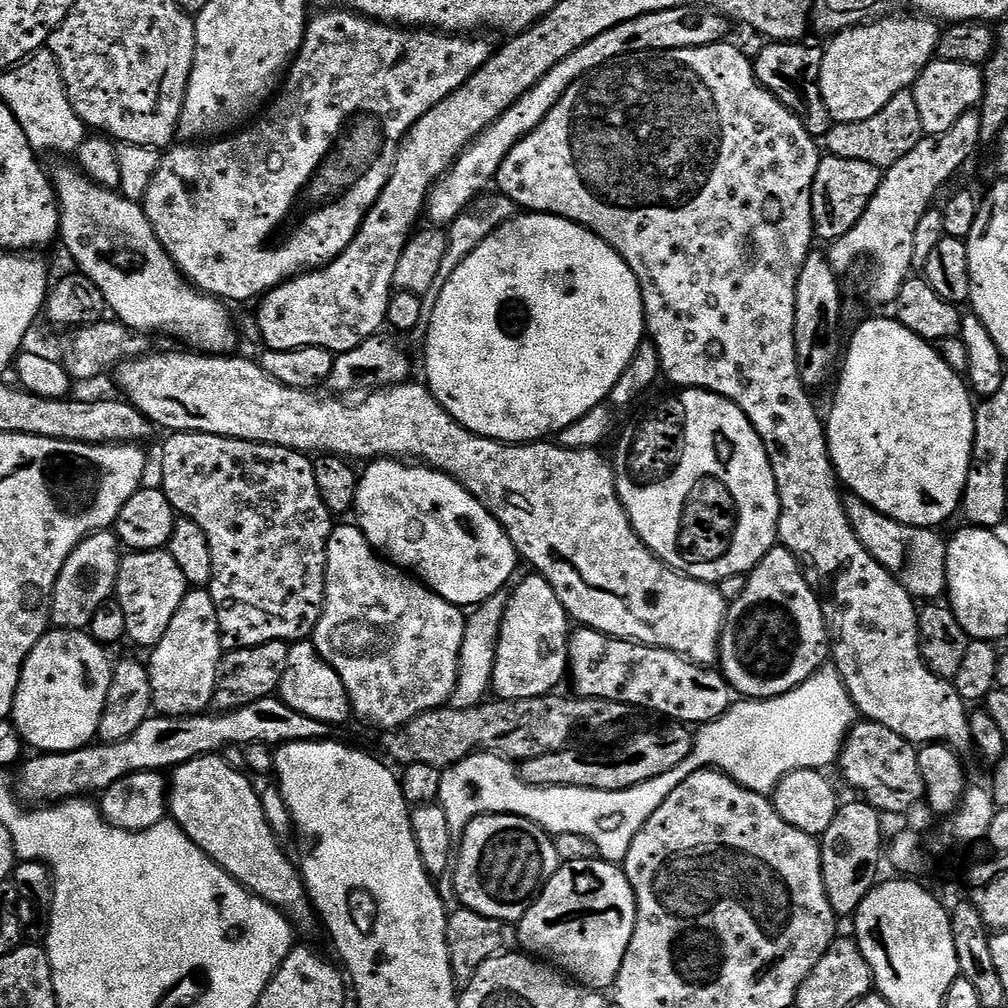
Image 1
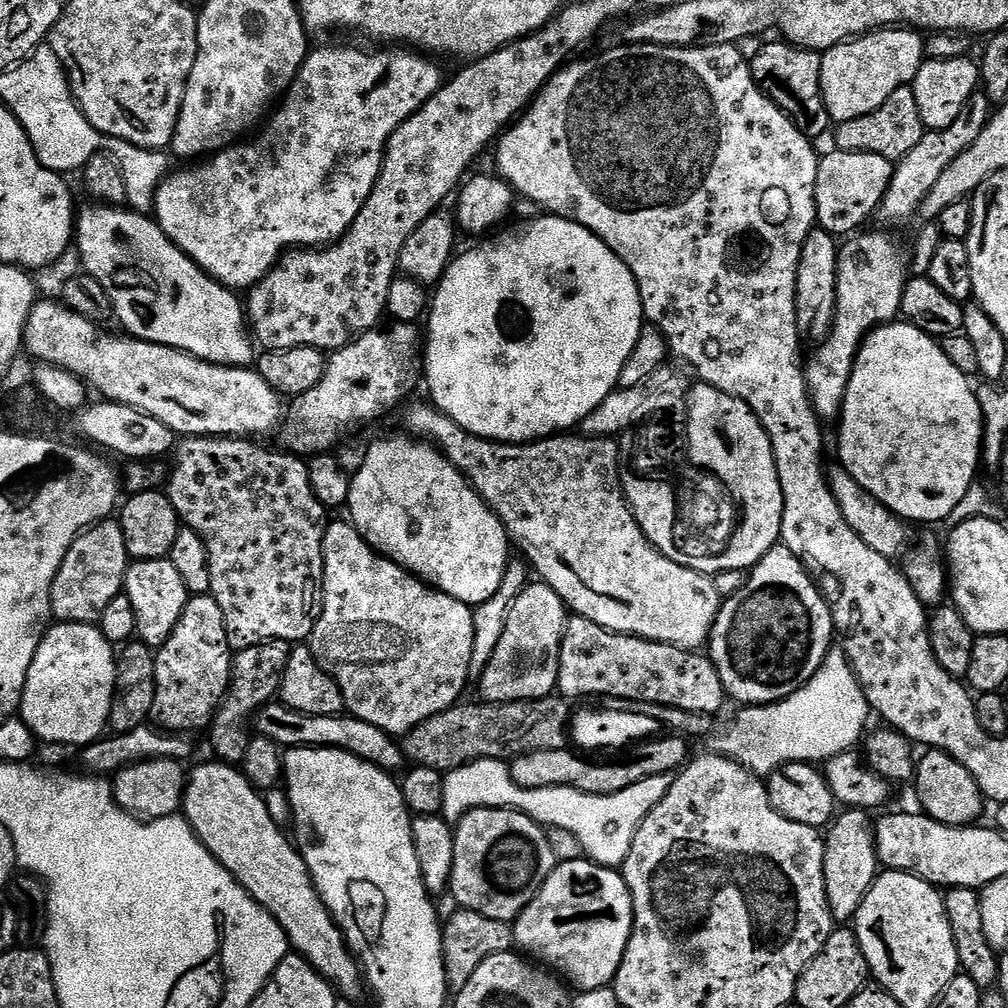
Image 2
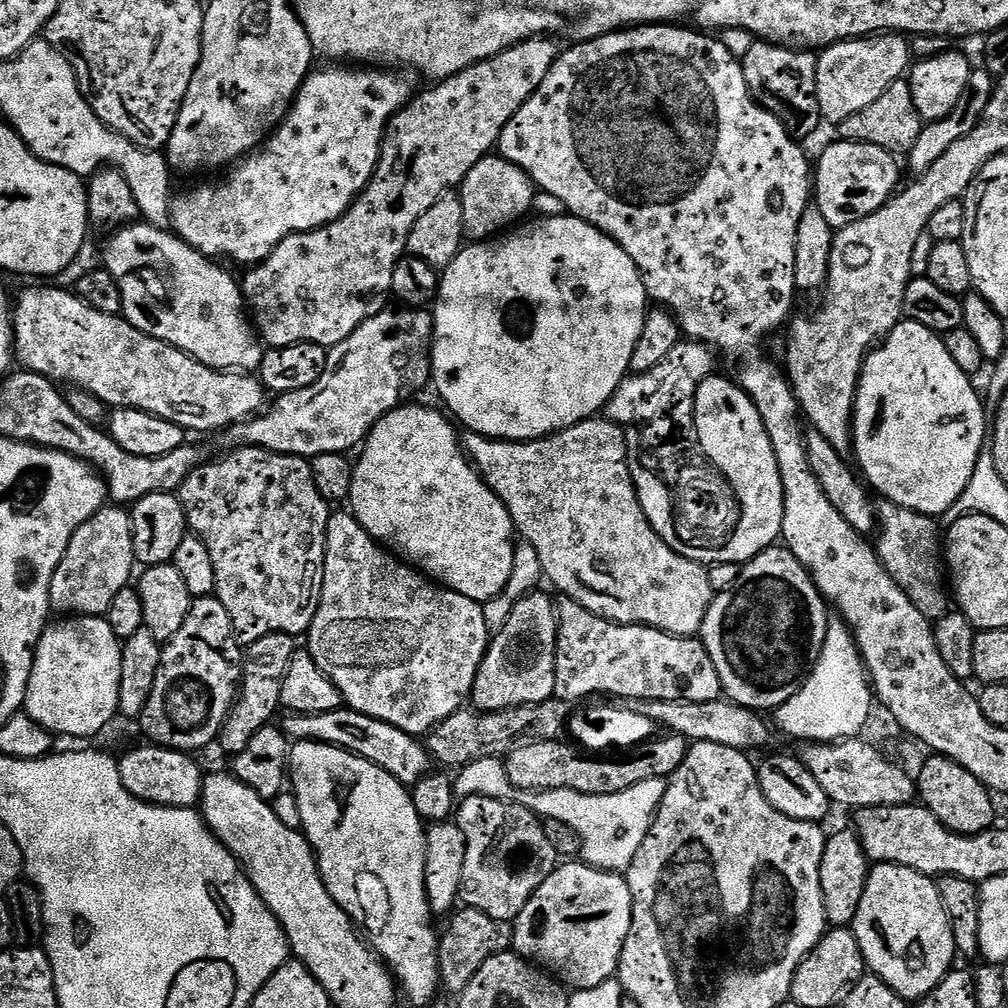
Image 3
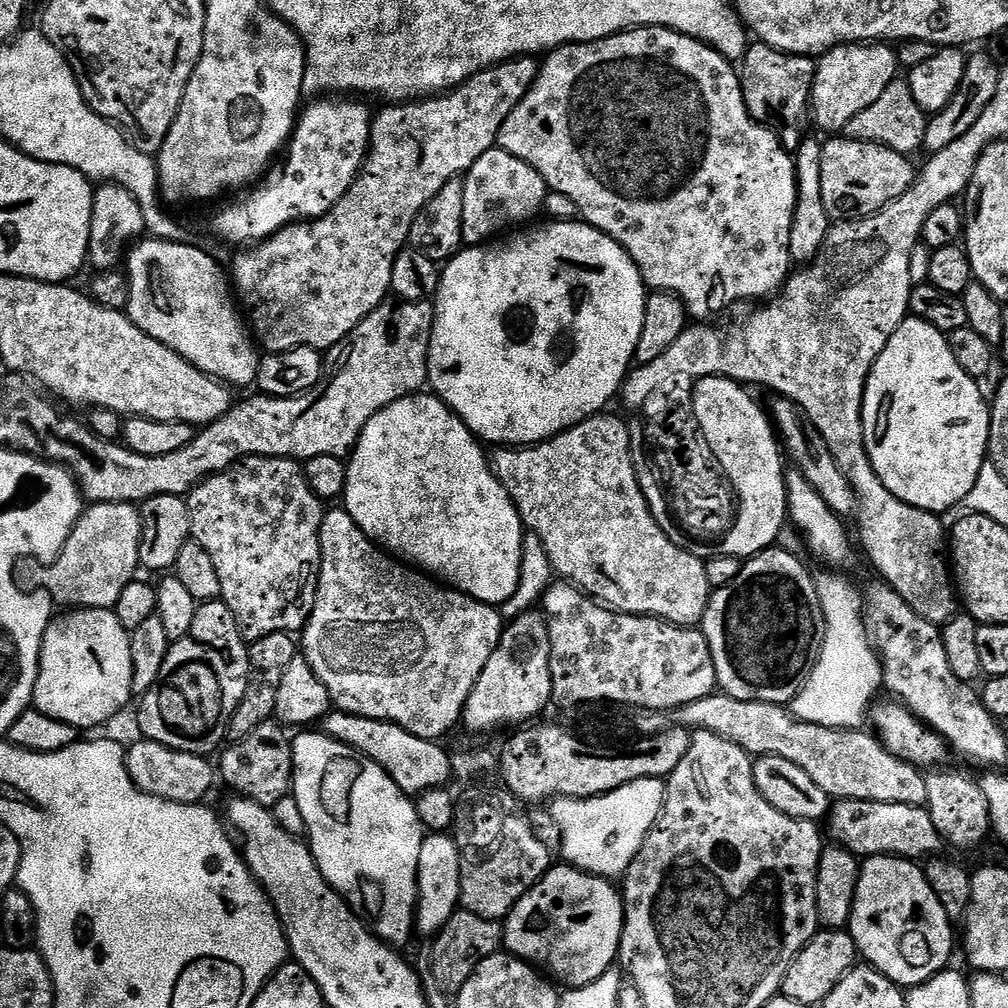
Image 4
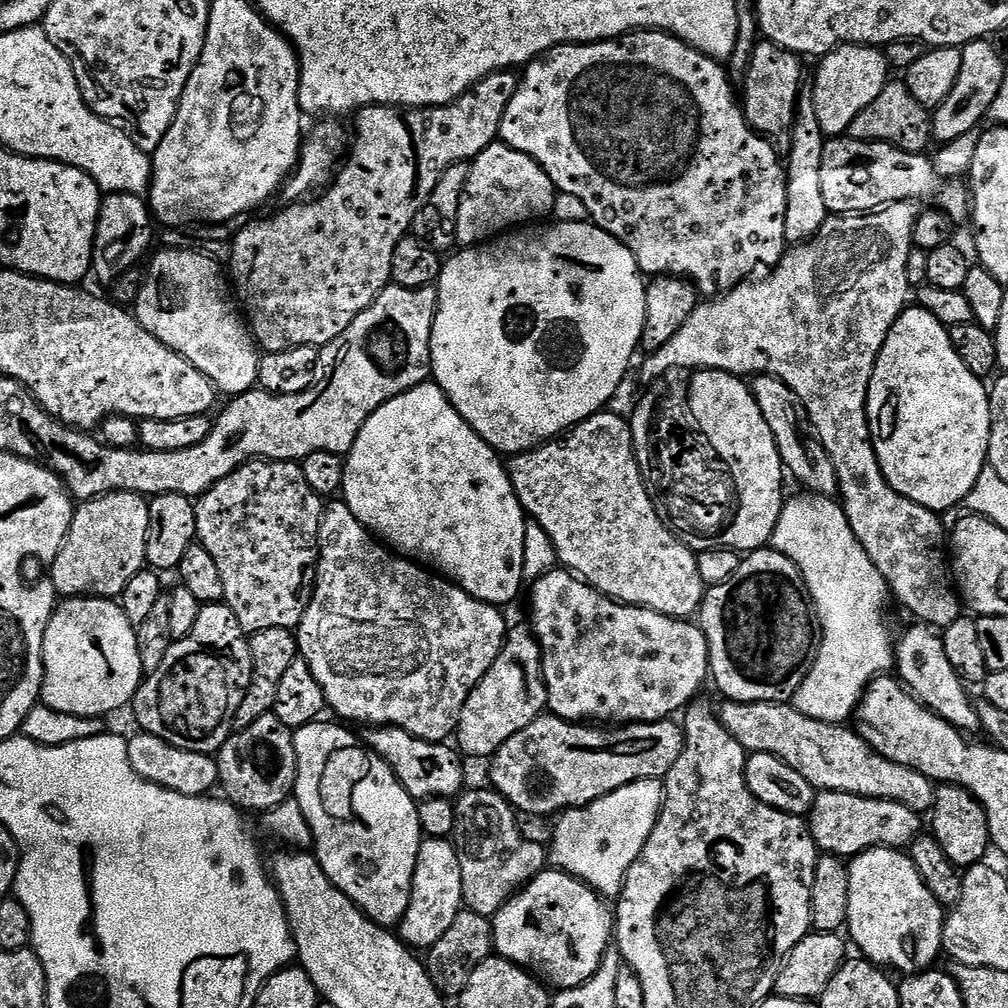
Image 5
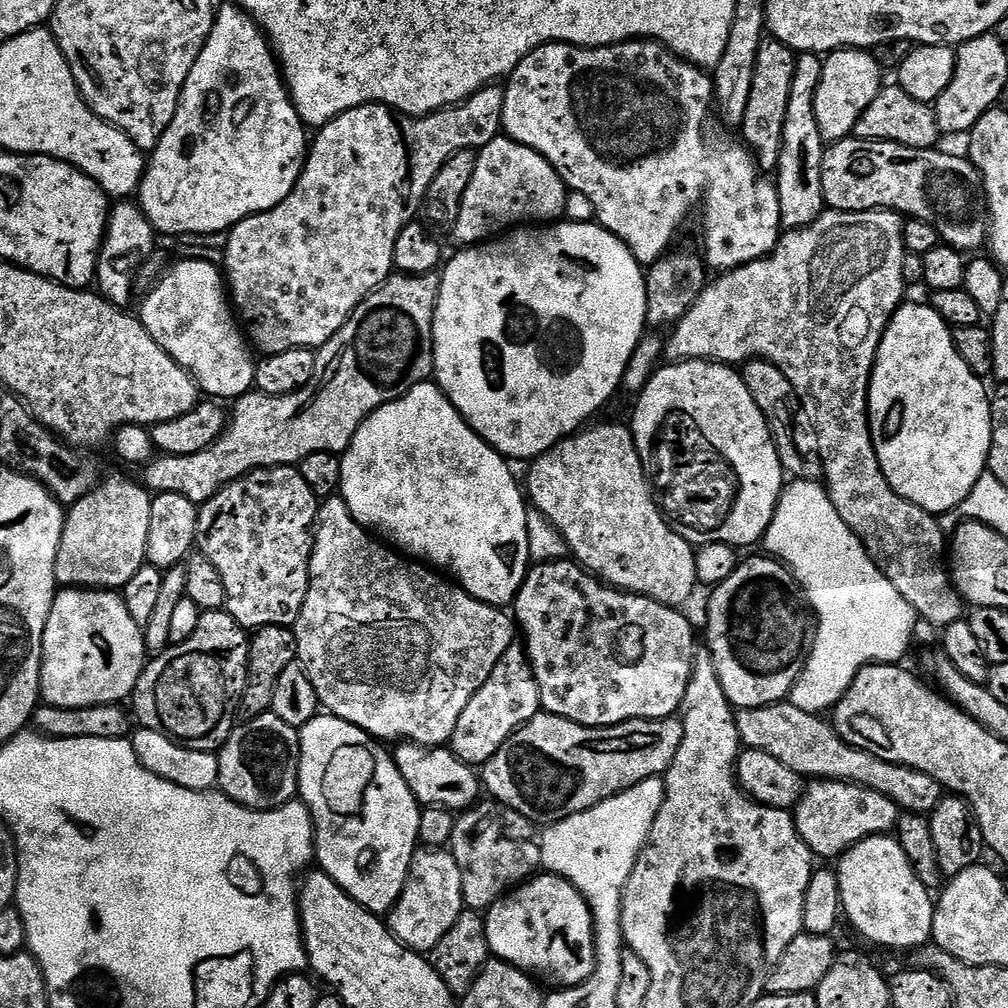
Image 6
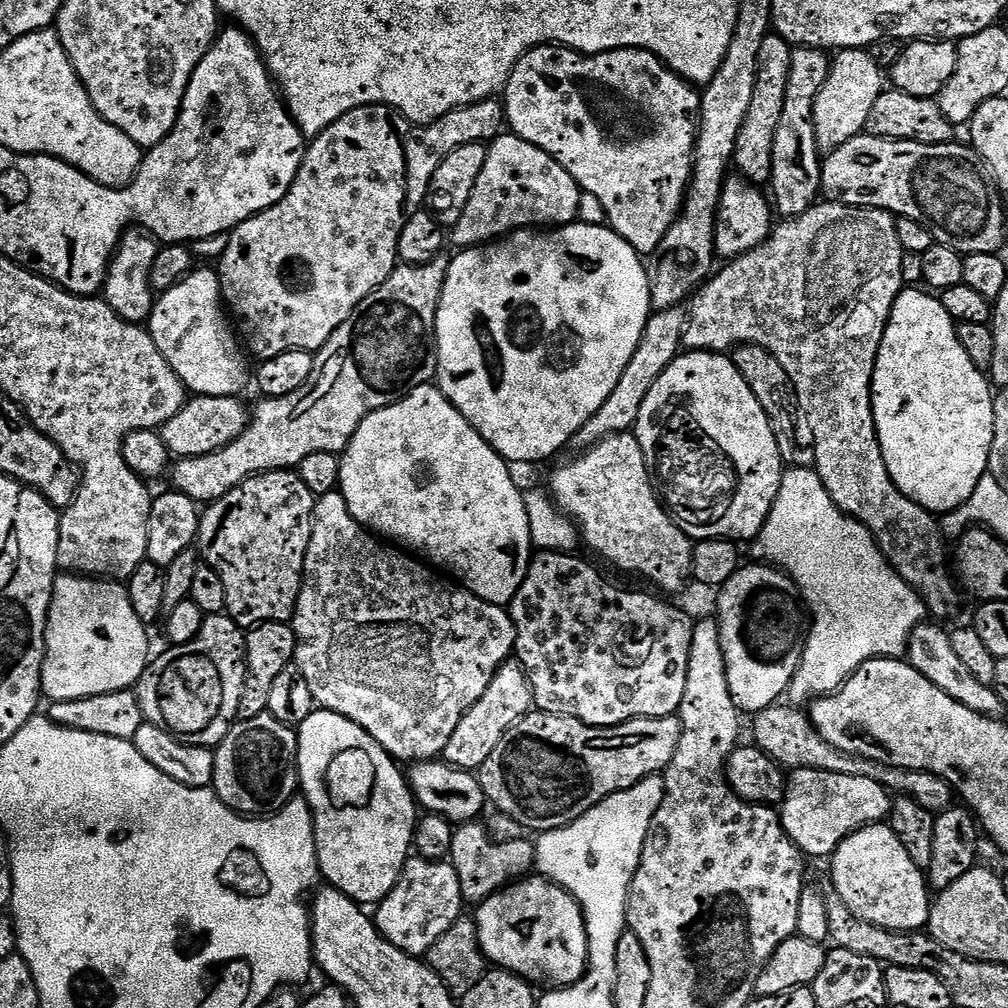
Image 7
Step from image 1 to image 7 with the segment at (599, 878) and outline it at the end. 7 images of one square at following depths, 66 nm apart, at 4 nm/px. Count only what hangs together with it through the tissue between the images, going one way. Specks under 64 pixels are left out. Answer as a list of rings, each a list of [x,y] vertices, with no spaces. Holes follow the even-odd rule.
[[[524,878],[513,882],[488,900],[483,900],[474,912],[478,938],[485,957],[497,969],[513,972],[533,985],[548,984],[553,989],[577,984],[588,969],[588,935],[584,925],[584,912],[571,894],[543,878]]]

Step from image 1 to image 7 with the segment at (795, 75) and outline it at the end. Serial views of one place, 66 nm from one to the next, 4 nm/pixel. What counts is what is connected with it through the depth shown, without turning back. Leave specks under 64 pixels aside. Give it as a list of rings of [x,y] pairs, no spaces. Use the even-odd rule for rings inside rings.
[[[769,34],[758,50],[758,74],[754,82],[754,98],[750,98],[750,110],[746,110],[746,122],[738,130],[738,142],[734,168],[741,177],[753,186],[764,186],[772,179],[774,162],[774,134],[782,118],[782,102],[786,102],[786,82],[790,78],[790,58],[793,45],[781,36]]]

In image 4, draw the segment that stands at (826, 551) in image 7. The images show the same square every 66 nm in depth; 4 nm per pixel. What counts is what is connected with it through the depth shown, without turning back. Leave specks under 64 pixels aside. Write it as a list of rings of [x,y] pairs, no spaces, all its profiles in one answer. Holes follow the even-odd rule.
[[[828,575],[832,576],[815,577],[816,593],[824,611],[824,643],[820,645],[820,655],[812,667],[812,675],[790,701],[790,711],[797,720],[807,724],[859,729],[863,725],[860,723],[869,715],[872,695],[881,691],[884,672],[880,669],[880,658],[872,647],[868,631],[864,628],[861,593],[858,588],[856,592],[850,581],[840,577],[843,575]]]

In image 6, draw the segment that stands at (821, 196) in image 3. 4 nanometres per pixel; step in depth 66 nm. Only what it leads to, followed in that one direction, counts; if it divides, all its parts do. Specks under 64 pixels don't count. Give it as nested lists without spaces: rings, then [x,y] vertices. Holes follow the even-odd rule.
[[[849,138],[847,140],[835,141],[825,151],[824,161],[822,162],[822,190],[824,191],[824,203],[829,209],[838,212],[874,212],[877,210],[891,210],[903,214],[905,217],[921,220],[922,222],[930,222],[930,226],[934,226],[934,230],[938,230],[941,241],[947,244],[949,248],[958,248],[961,250],[969,250],[968,248],[983,249],[986,244],[988,234],[988,201],[984,195],[984,183],[980,180],[980,171],[972,165],[972,161],[967,155],[951,156],[948,152],[940,152],[939,147],[935,148],[907,148],[901,144],[894,142],[886,142],[885,140],[857,140]]]

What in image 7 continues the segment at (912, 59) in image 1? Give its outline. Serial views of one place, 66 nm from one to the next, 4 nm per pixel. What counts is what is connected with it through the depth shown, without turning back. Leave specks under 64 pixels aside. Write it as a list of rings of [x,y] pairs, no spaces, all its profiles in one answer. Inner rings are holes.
[[[845,48],[831,57],[828,77],[814,102],[814,130],[821,153],[838,150],[838,146],[867,129],[870,109],[886,88],[885,77],[883,80],[880,76],[883,76],[881,68],[874,66],[874,58],[865,49]]]

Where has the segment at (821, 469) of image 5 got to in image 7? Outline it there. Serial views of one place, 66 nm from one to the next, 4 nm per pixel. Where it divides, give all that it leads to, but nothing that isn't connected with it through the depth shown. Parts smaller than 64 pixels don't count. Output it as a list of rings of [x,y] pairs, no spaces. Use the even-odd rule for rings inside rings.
[[[742,344],[731,349],[730,359],[738,366],[742,378],[746,378],[746,386],[750,386],[750,390],[754,390],[754,398],[758,398],[758,402],[762,402],[762,410],[766,410],[766,418],[770,418],[770,426],[774,430],[774,438],[778,442],[780,457],[783,458],[785,465],[793,468],[812,468],[816,462],[816,448],[812,445],[811,435],[796,436],[796,420],[798,424],[796,391],[790,382],[790,374],[786,374],[786,370],[782,370],[782,362],[778,362],[778,358],[774,358],[774,354],[770,354],[770,350],[757,348],[755,344]]]

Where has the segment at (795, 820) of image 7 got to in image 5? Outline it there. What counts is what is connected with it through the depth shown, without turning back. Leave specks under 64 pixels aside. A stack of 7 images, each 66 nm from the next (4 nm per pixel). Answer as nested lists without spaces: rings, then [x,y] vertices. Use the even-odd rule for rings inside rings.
[[[817,791],[816,801],[806,819],[817,849],[821,853],[841,858],[851,858],[871,848],[904,850],[922,832],[921,813],[902,806],[902,802],[845,792]]]

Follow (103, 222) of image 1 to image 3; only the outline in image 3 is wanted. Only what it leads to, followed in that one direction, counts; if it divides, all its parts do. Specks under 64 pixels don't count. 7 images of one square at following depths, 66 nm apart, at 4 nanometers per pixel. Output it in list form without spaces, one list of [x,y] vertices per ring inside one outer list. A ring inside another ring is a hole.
[[[133,222],[125,224],[122,228],[117,228],[111,233],[112,236],[108,240],[108,245],[104,248],[103,267],[113,276],[114,282],[121,292],[121,306],[123,308],[122,315],[125,320],[131,322],[135,328],[142,330],[142,334],[146,334],[150,338],[158,338],[162,342],[166,342],[170,346],[174,346],[178,350],[182,350],[188,356],[193,356],[198,362],[202,362],[206,366],[216,368],[220,372],[238,372],[241,374],[252,374],[259,369],[265,349],[262,347],[261,341],[258,339],[253,325],[250,323],[249,317],[246,315],[246,305],[244,302],[244,294],[241,285],[227,272],[227,267],[221,266],[217,261],[203,256],[198,250],[194,250],[185,240],[181,240],[179,236],[171,231],[156,228],[152,224],[143,222]]]

